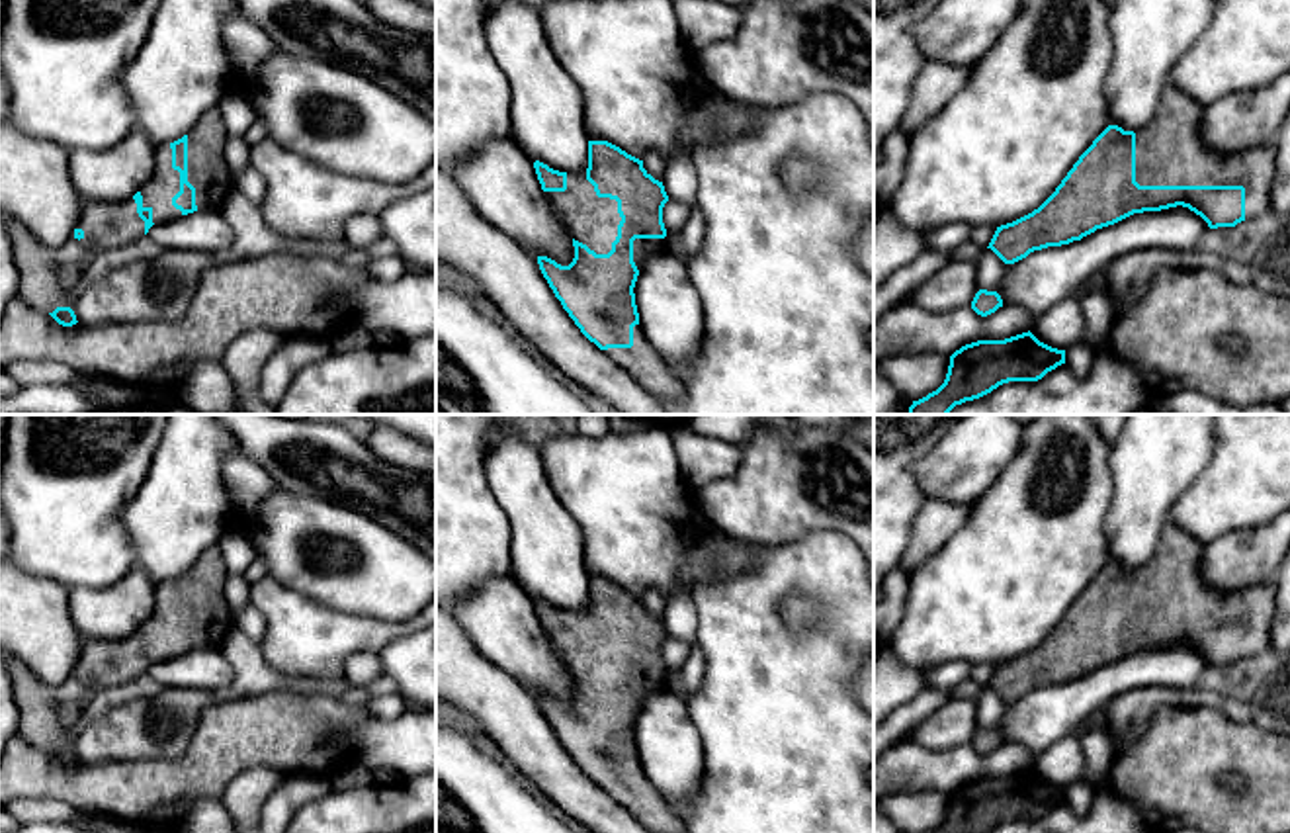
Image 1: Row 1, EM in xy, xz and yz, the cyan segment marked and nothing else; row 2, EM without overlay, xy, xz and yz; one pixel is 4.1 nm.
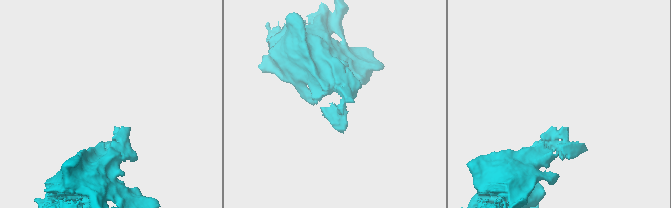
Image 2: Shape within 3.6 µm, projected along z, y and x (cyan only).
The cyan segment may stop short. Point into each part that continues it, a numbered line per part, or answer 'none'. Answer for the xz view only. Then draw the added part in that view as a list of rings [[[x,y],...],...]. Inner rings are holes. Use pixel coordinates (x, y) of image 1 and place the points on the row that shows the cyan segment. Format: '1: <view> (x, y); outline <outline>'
1: xz (591, 219); outline [[[586,170],[567,174],[565,192],[545,192],[547,201],[563,221],[571,239],[586,244],[596,254],[608,254],[622,221],[618,201],[598,197],[586,180]]]

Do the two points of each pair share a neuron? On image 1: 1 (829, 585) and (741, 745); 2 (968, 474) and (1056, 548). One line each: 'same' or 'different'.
1: same
2: different

